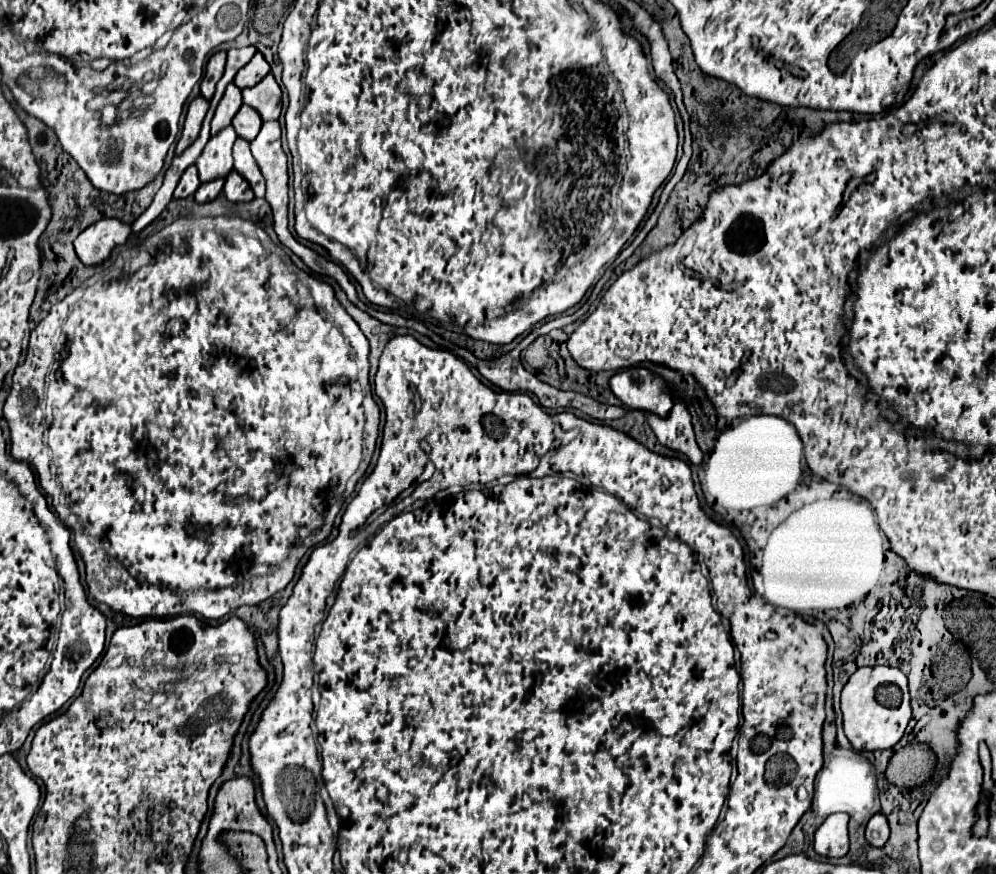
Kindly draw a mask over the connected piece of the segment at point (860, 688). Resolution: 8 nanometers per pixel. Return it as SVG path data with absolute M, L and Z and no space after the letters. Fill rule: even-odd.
M890 666L858 668L842 690L842 716L844 716L844 734L854 746L854 750L874 752L874 750L892 748L904 736L904 730L912 716L906 676L898 668L890 668ZM880 686L886 686L886 704L878 702L876 692Z

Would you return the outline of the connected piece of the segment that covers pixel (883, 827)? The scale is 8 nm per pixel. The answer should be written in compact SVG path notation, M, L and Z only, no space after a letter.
M882 814L878 816L872 816L868 826L866 826L866 840L870 846L874 848L884 848L884 844L888 842L888 836L890 836L890 830L888 830L888 822Z

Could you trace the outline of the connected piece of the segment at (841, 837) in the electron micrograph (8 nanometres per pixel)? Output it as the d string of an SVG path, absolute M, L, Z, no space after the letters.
M830 814L816 830L814 850L826 858L842 858L848 852L848 816Z

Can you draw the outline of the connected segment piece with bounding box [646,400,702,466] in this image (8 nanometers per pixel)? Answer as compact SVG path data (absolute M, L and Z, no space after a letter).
M674 400L674 408L670 410L670 416L666 420L658 420L658 416L650 416L650 414L646 414L646 418L660 444L688 456L688 460L694 466L702 464L702 452L694 440L692 418L682 400Z

